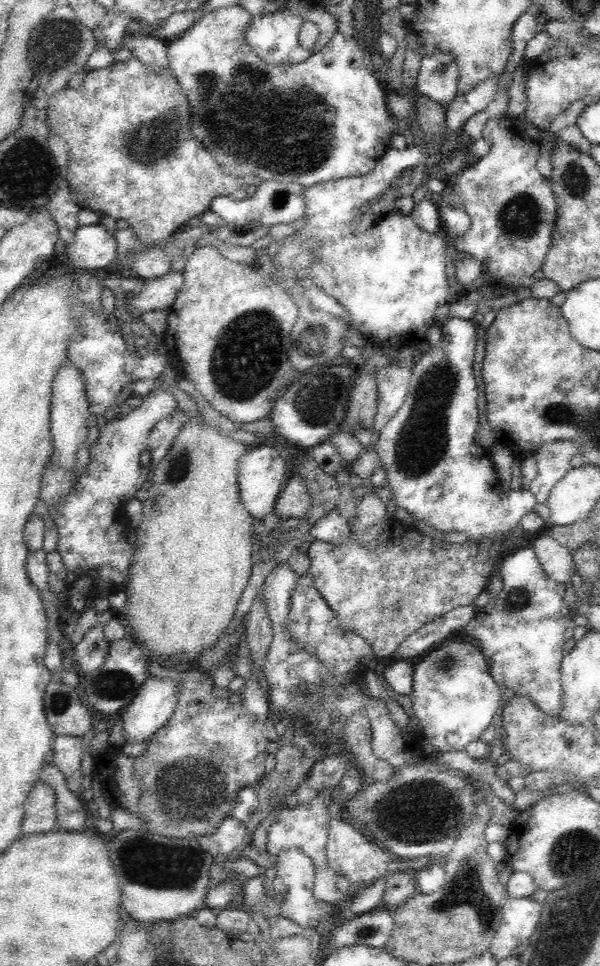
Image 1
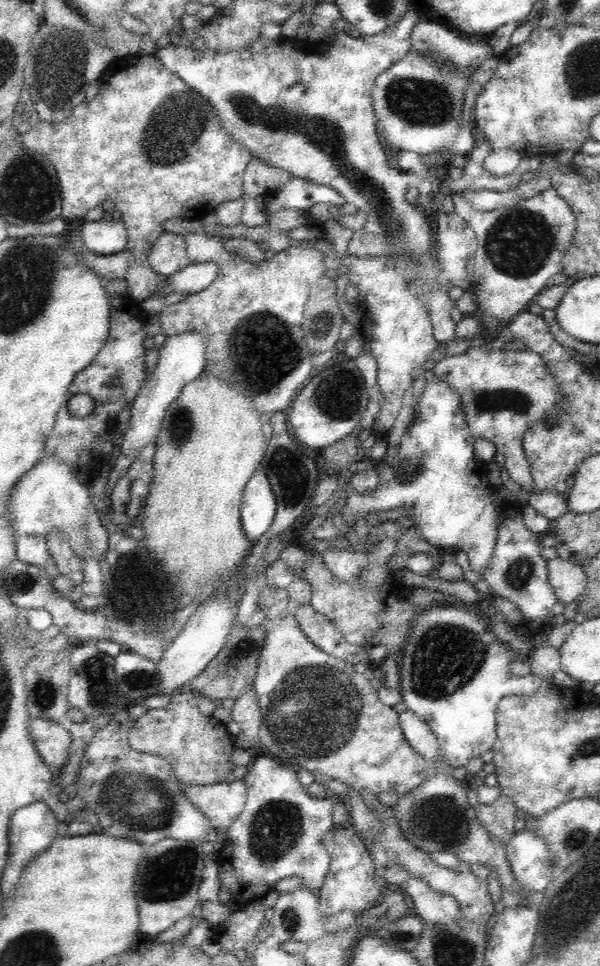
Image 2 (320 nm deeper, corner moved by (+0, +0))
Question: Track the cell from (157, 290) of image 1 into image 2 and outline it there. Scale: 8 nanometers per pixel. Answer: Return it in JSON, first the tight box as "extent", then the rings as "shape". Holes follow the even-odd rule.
{"extent":[168,262,218,295],"shape":[[[213,262],[189,263],[182,270],[176,270],[172,276],[168,276],[173,292],[181,292],[183,295],[191,295],[205,289],[218,272],[218,265]]]}

